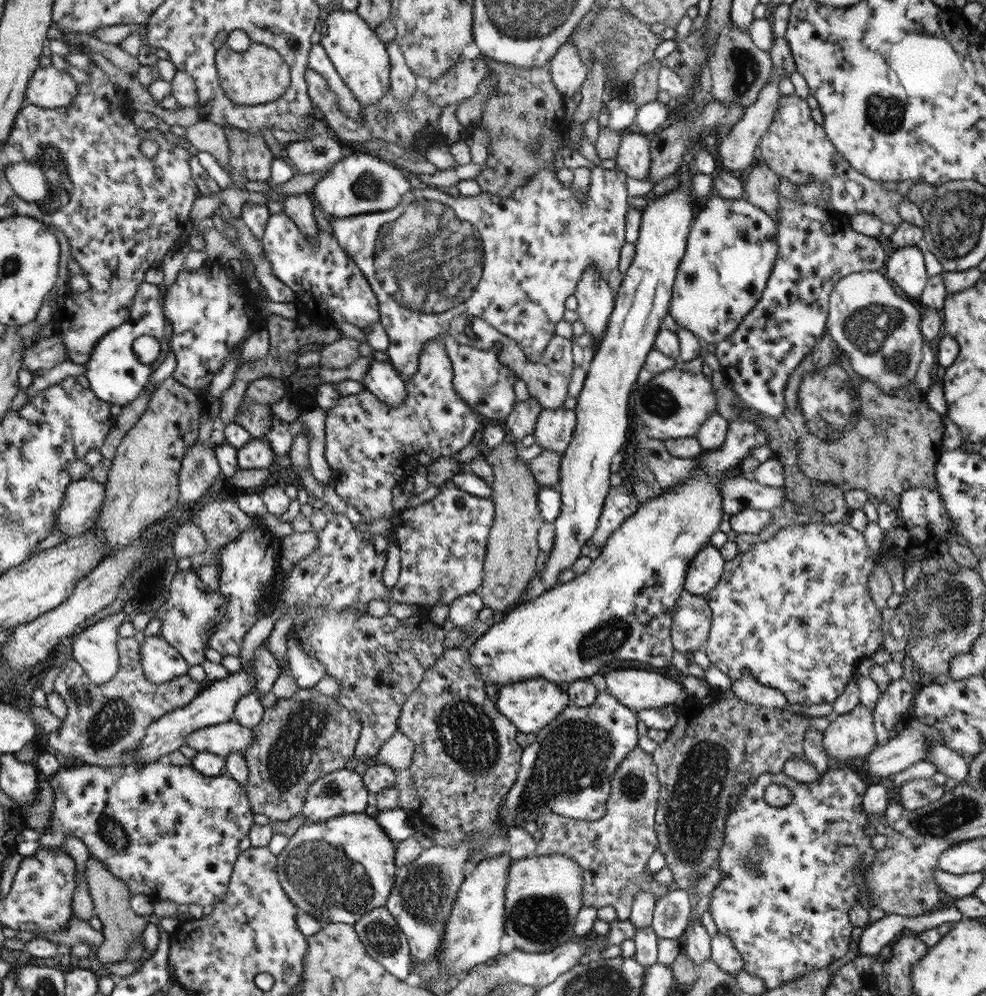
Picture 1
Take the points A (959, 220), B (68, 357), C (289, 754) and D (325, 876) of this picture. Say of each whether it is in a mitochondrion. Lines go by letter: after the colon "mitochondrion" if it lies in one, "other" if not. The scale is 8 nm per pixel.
A: mitochondrion
B: other
C: mitochondrion
D: mitochondrion

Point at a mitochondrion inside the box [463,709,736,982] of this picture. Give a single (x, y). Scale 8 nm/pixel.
(577, 752)

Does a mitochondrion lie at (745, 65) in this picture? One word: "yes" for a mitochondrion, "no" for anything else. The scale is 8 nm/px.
yes

